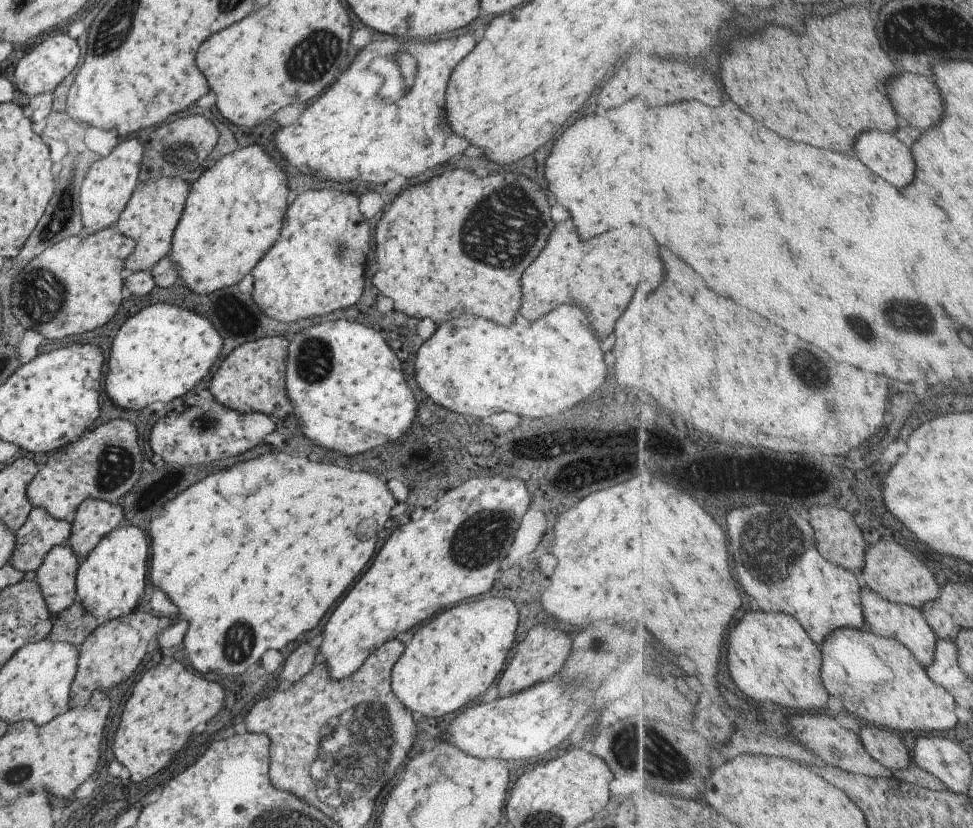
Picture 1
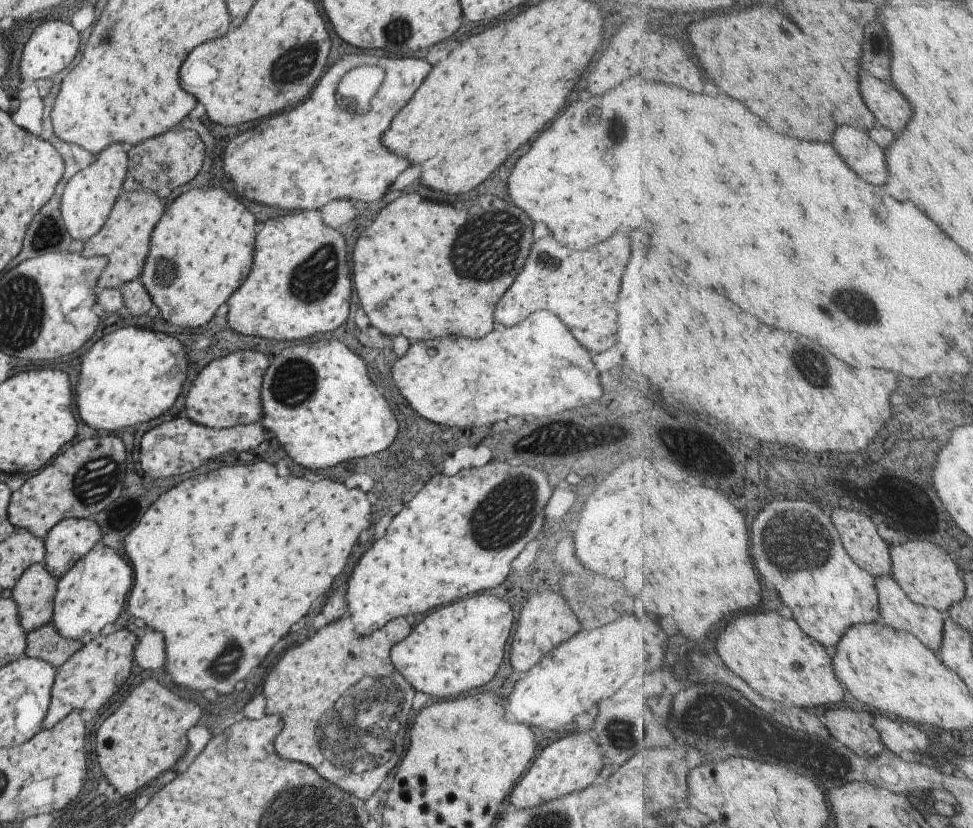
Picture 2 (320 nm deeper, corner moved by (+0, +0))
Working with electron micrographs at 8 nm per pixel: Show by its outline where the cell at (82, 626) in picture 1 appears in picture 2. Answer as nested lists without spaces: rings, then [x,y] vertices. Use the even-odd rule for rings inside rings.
[[[51,622],[27,633],[25,645],[26,656],[45,660],[55,669],[82,648],[79,640],[62,638]]]

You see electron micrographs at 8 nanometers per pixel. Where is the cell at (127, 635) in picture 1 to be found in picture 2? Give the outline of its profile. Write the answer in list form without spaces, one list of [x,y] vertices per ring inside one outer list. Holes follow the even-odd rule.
[[[109,629],[91,637],[87,644],[65,660],[65,663],[61,664],[55,672],[49,706],[42,724],[43,728],[53,728],[73,710],[96,712],[106,704],[129,676],[129,670],[134,664],[134,647],[135,636],[131,629],[115,632]]]

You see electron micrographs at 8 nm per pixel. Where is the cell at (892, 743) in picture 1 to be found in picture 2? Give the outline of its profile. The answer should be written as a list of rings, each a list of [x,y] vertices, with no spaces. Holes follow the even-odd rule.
[[[833,708],[826,712],[830,735],[860,757],[875,757],[887,748],[874,724],[859,720],[857,708]]]

